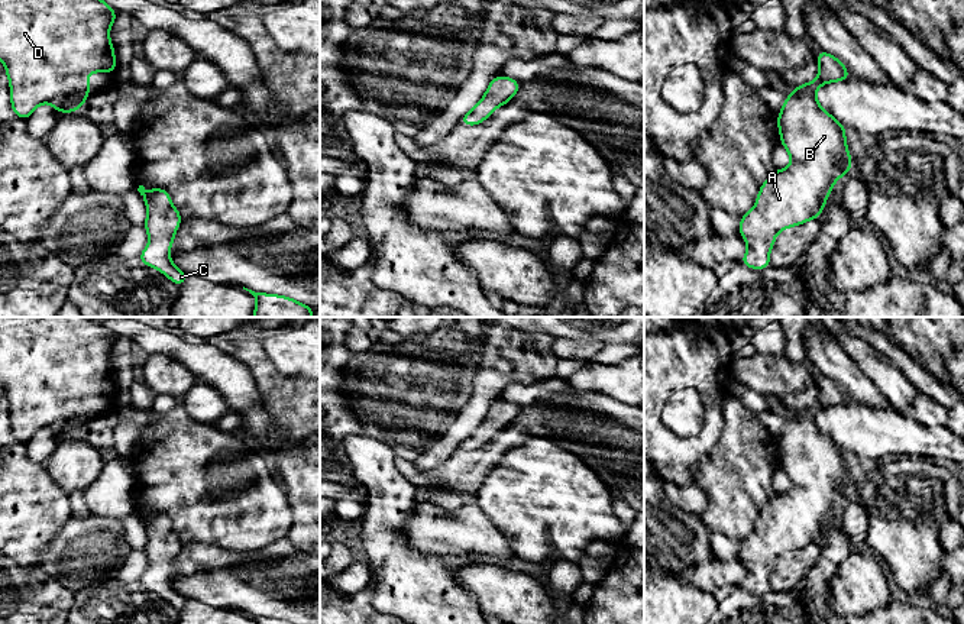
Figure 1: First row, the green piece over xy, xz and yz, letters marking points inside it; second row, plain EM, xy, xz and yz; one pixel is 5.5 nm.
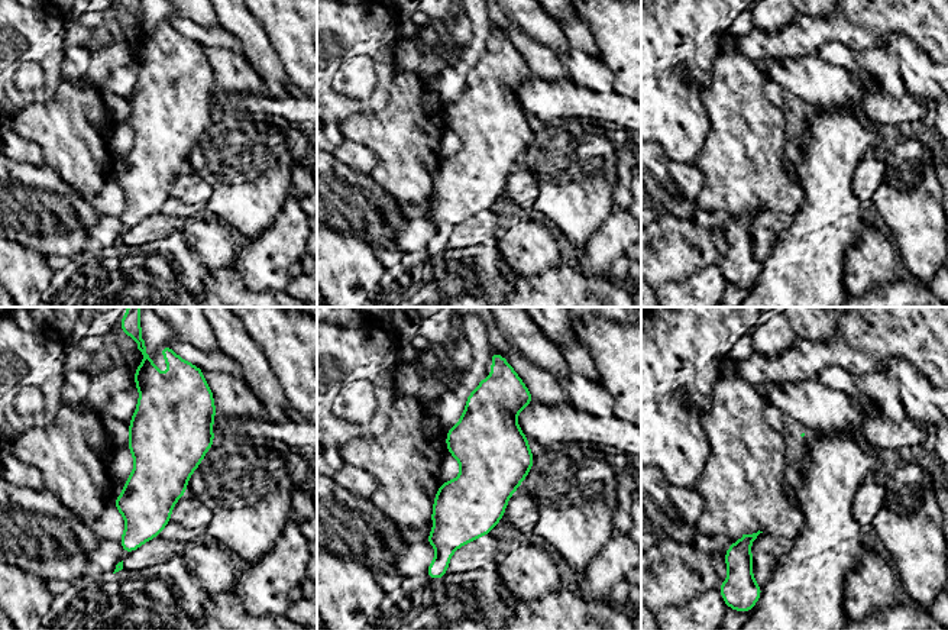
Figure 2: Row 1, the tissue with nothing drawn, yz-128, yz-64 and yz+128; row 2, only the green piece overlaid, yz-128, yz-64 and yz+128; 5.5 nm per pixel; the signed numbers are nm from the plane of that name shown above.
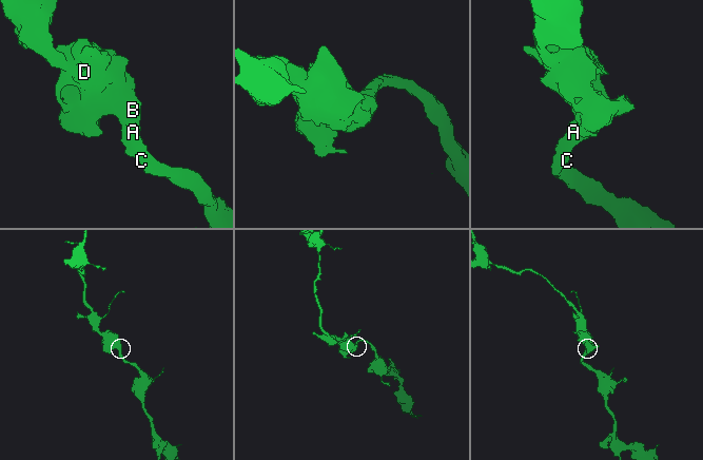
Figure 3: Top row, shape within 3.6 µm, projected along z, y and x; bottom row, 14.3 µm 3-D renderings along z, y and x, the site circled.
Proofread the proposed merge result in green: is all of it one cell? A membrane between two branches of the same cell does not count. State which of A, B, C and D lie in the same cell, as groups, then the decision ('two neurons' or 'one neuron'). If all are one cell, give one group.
A B C D; one neuron

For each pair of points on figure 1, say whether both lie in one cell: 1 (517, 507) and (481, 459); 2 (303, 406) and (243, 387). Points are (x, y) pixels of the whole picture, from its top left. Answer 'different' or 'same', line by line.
1: different
2: different

